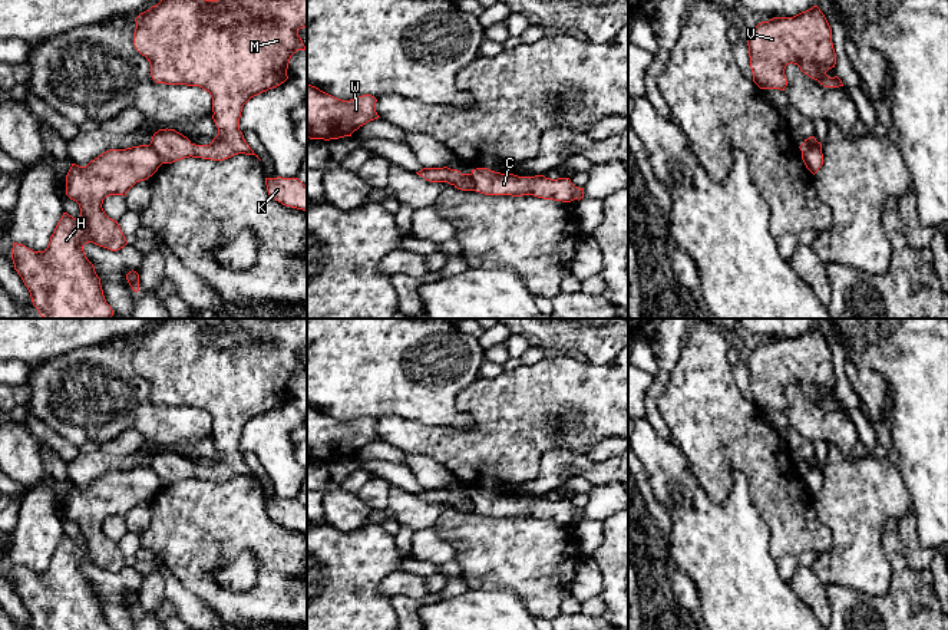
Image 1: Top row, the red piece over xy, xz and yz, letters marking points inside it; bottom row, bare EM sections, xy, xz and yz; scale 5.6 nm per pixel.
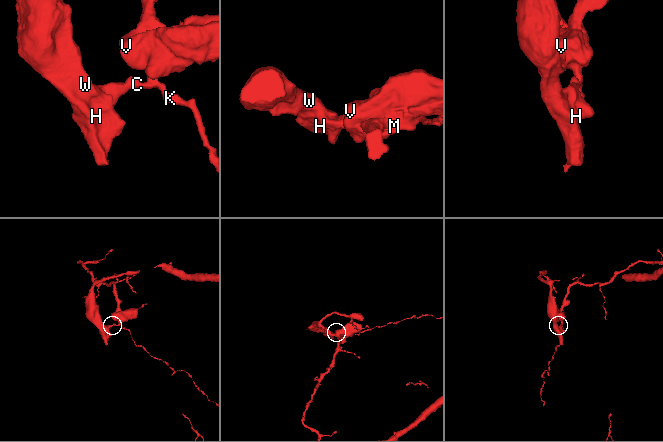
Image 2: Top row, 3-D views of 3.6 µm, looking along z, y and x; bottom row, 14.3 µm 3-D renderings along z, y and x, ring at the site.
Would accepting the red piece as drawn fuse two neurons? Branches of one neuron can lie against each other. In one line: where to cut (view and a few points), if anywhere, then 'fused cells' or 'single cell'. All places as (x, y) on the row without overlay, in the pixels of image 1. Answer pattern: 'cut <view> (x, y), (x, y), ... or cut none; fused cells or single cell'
cut yz (821, 469), (809, 469), (802, 474); fused cells

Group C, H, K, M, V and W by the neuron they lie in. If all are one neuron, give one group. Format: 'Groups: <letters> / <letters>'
Groups: C K M V / H W

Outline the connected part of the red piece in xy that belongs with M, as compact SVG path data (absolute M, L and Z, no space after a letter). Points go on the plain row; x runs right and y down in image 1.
M162 319L135 343L133 367L148 380L152 400L207 412L218 449L209 466L195 466L175 451L159 451L149 466L161 484L172 485L189 478L224 482L238 475L255 476L240 452L242 428L284 405L291 377L305 372L298 352L307 349L307 319Z

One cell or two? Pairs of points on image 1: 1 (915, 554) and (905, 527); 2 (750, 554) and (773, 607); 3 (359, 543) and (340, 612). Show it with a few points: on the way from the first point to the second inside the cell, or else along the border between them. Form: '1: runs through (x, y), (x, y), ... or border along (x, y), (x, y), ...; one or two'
1: runs through (911, 547), (907, 534); one
2: runs through (750, 567), (750, 584), (760, 594); one
3: runs through (354, 560), (340, 574), (340, 594); one

